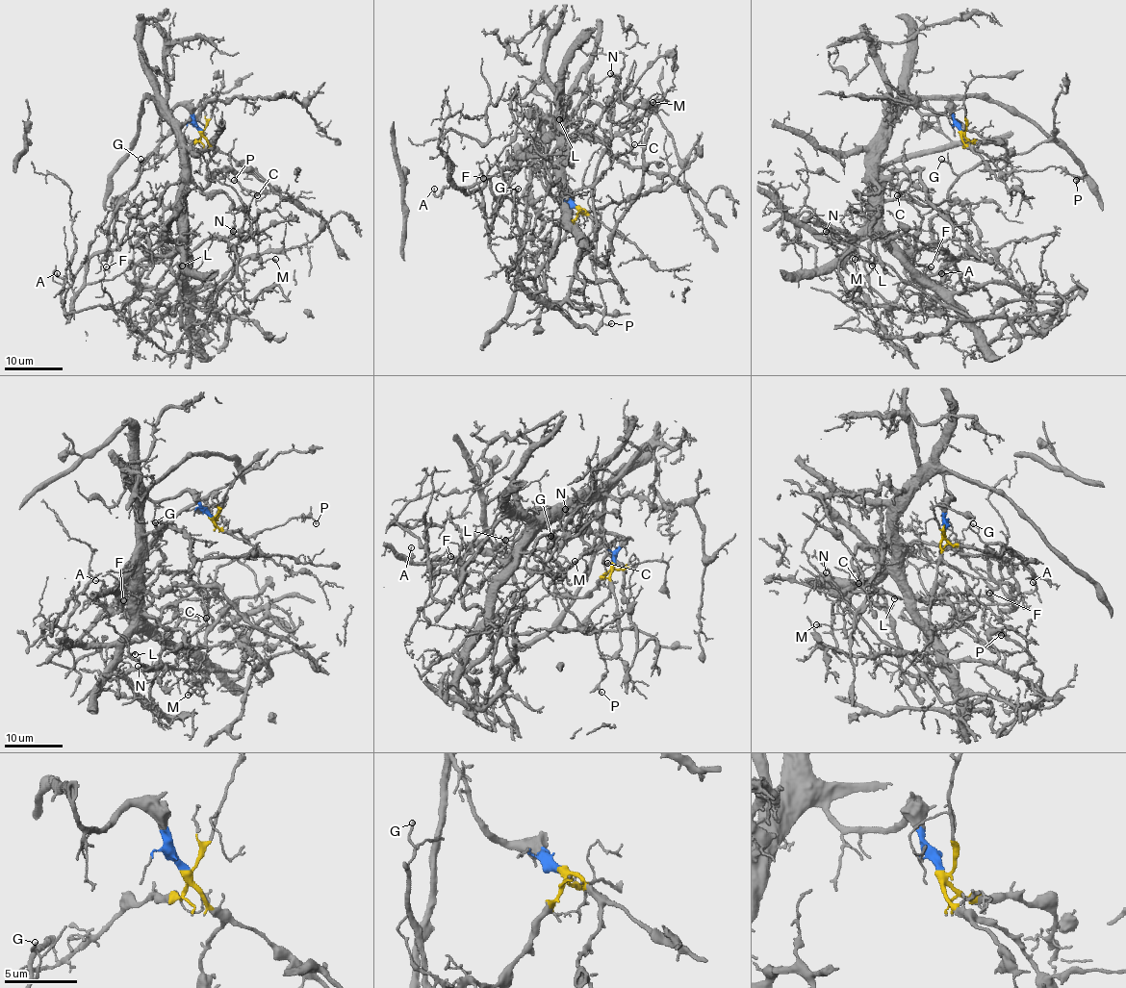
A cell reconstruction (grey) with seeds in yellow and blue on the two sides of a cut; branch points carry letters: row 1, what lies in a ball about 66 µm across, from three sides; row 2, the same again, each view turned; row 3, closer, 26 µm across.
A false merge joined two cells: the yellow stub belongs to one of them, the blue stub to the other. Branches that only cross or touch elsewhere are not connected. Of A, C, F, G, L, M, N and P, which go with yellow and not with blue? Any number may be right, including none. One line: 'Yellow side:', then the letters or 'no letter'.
Yellow side: A, F, G, P

